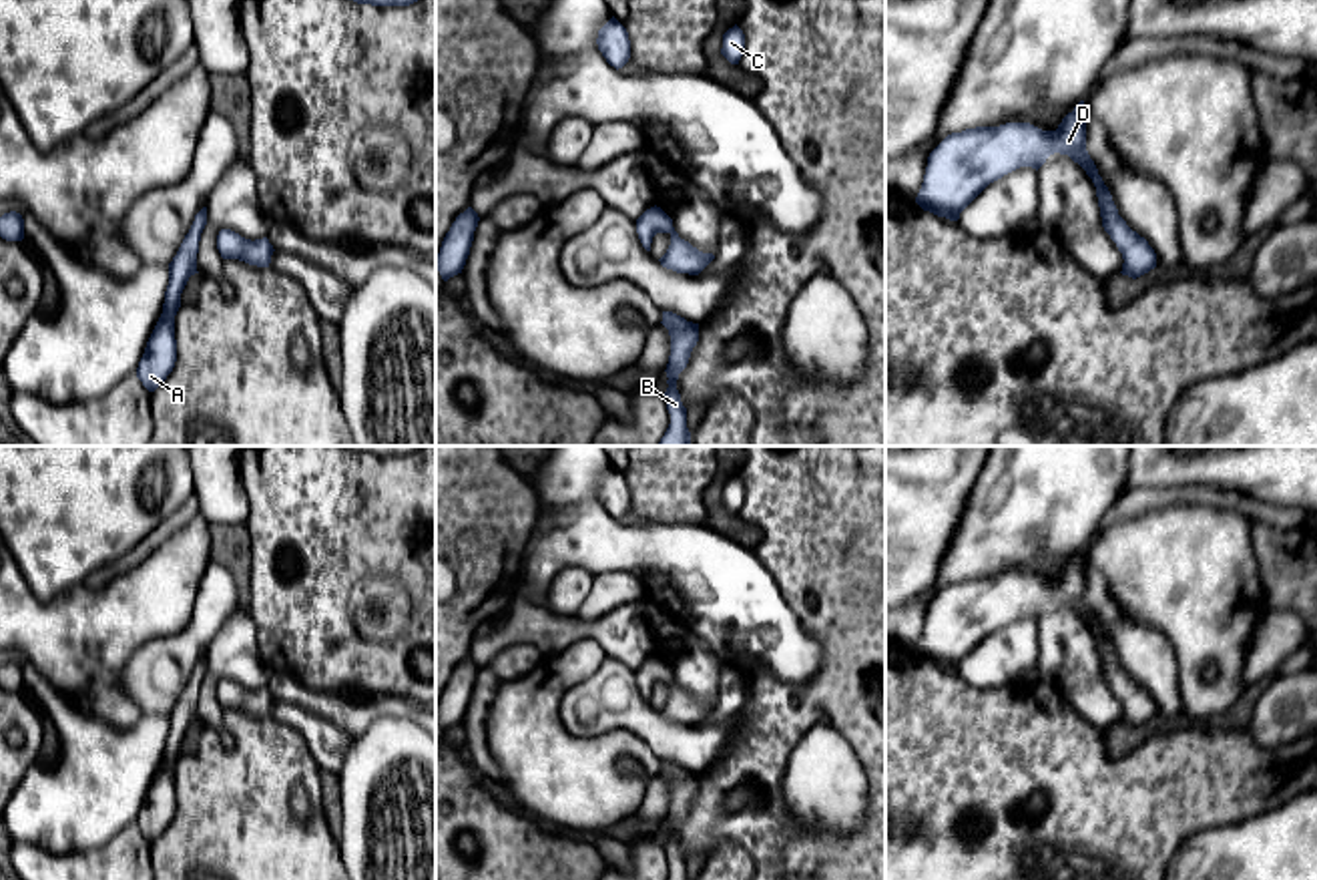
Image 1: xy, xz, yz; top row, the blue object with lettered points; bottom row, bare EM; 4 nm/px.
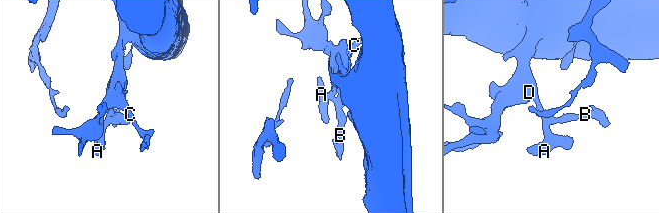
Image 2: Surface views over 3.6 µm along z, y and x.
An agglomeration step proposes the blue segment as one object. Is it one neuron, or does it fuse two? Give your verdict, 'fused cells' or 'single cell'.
single cell

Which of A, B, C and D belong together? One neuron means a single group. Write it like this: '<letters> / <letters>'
A B C D

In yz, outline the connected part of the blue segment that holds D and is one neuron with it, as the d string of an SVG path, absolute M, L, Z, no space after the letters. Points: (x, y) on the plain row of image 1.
M1080 551L1056 581L1030 573L976 577L948 585L928 607L915 653L938 667L958 671L960 663L994 631L1020 619L1040 619L1054 603L1078 613L1096 637L1102 677L1122 703L1122 725L1132 729L1156 717L1156 703L1118 665L1108 637L1086 601L1090 561Z

